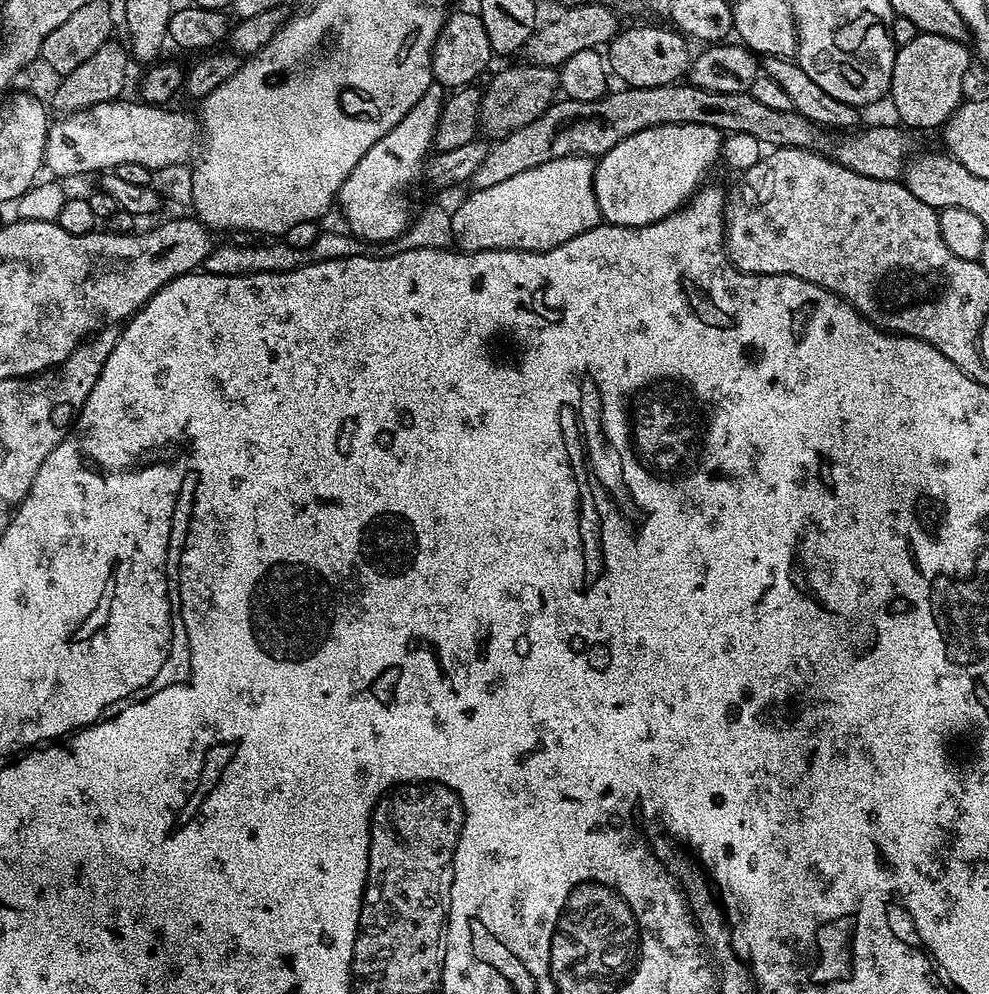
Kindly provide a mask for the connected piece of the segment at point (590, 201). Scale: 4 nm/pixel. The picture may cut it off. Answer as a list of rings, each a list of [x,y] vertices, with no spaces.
[[[567,156],[542,162],[534,170],[522,170],[498,186],[486,190],[469,191],[469,196],[452,212],[454,244],[461,252],[490,252],[493,248],[513,248],[516,252],[545,252],[586,234],[586,230],[597,228],[602,222],[600,208],[596,205],[594,176],[596,164],[587,156]]]

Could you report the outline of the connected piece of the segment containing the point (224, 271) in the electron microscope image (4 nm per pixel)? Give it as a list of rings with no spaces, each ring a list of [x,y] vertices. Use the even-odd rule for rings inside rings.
[[[321,230],[310,248],[295,248],[285,244],[283,239],[280,238],[273,239],[271,242],[256,243],[260,244],[224,244],[221,248],[220,245],[213,247],[206,261],[207,271],[219,276],[249,276],[250,274],[262,274],[263,272],[289,272],[302,267],[304,264],[362,256],[366,252],[365,241],[344,230],[341,230],[341,232]]]

